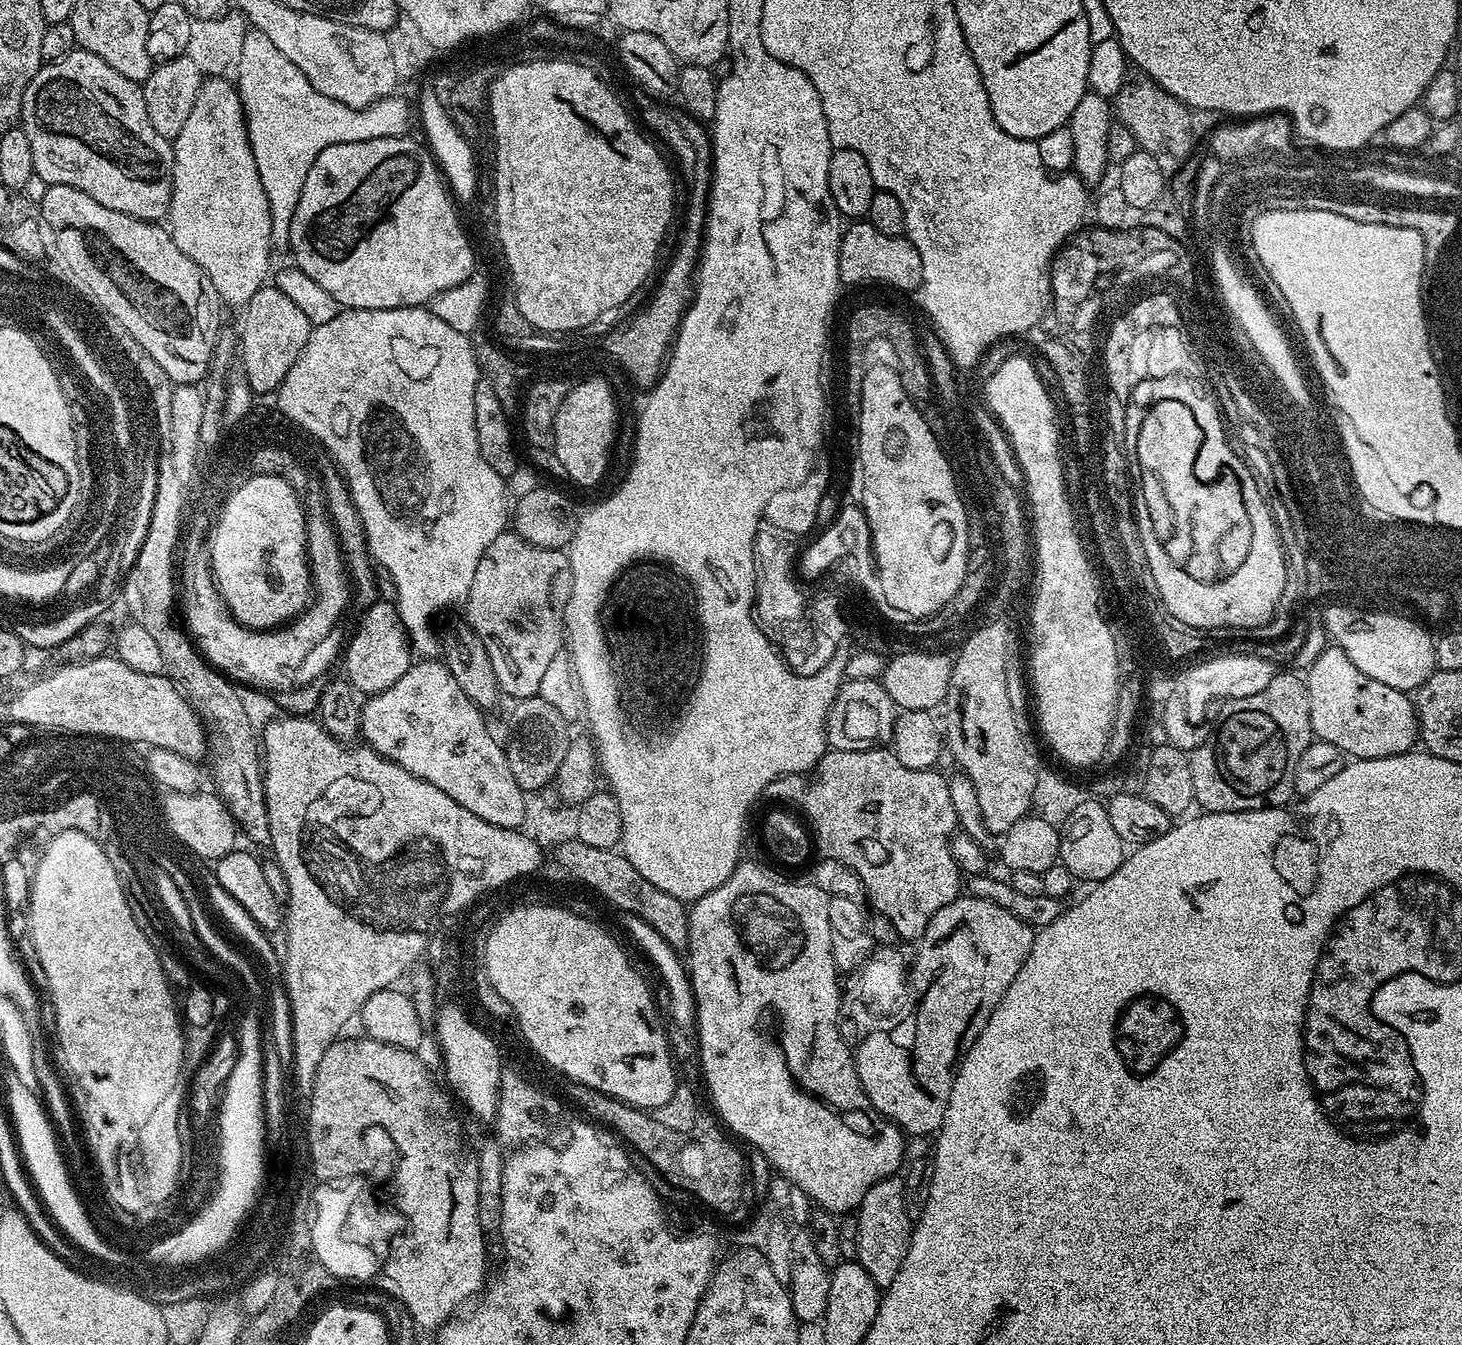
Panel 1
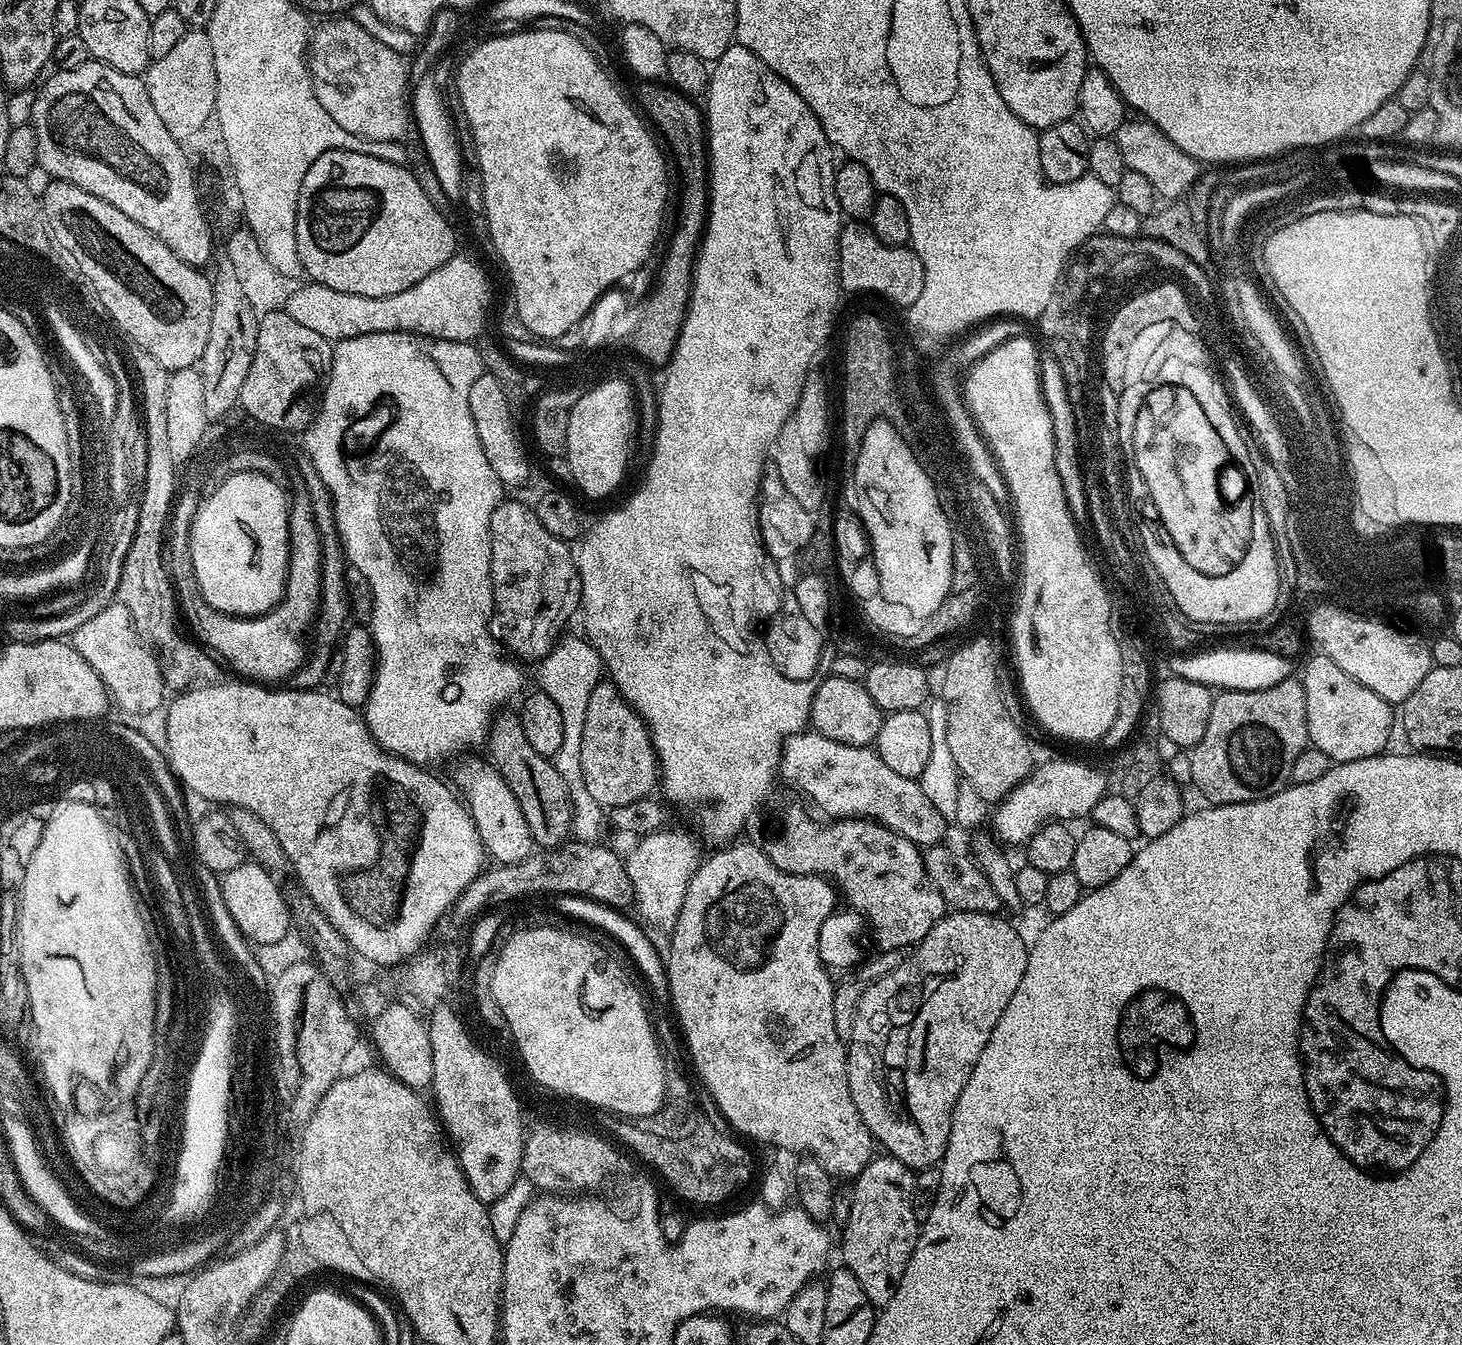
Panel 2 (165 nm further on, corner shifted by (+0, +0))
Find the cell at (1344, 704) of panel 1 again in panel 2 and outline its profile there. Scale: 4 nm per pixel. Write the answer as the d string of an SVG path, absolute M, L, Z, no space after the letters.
M1323 654L1315 655L1309 658L1302 675L1311 747L1322 750L1322 754L1337 764L1381 755L1392 736L1393 705L1374 694L1374 690L1362 686L1362 682L1350 678L1338 662Z

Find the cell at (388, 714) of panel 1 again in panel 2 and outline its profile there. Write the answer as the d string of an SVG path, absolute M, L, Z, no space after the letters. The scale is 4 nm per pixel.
M476 760L464 768L464 792L466 807L472 814L476 824L476 833L484 844L485 853L492 856L497 865L521 864L534 851L534 841L528 832L526 818L522 814L522 806L518 806L518 798L506 786L506 782L491 763Z

